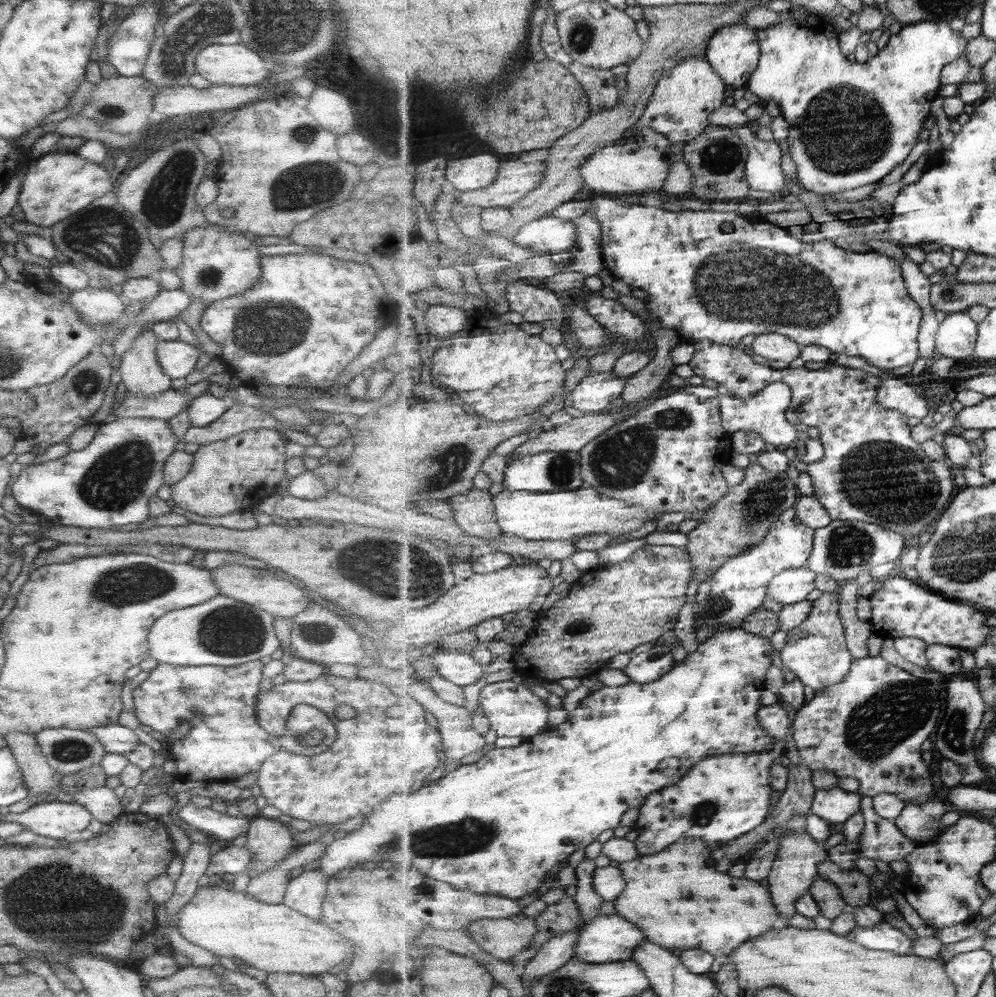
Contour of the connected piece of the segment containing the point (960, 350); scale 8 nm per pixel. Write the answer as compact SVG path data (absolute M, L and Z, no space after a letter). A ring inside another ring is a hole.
M966 312L953 313L945 318L936 337L938 356L955 362L967 362L975 353L980 325Z

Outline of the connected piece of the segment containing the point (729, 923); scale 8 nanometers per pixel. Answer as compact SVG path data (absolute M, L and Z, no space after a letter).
M683 838L663 852L641 855L631 862L619 863L628 885L614 902L615 912L637 923L645 931L646 938L659 946L669 950L701 949L717 958L729 956L742 944L765 934L777 922L781 922L780 912L773 905L767 888L745 876L737 878L713 866L709 867L708 858L712 858L712 848L705 841L701 838Z

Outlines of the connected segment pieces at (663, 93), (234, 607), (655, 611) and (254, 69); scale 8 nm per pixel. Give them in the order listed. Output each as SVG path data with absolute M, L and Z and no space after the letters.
M690 56L659 79L638 127L651 126L669 140L686 144L710 125L710 116L725 102L727 85L706 58Z
M218 594L195 606L168 610L156 618L146 636L147 654L155 659L157 665L171 666L229 666L259 660L280 648L280 642L272 627L273 621L274 618L270 614L258 608Z
M646 543L619 564L584 572L571 585L566 597L555 601L544 612L540 611L539 619L527 639L515 649L514 667L523 677L538 681L578 678L589 682L597 671L607 667L611 656L619 652L629 653L639 644L663 637L668 630L675 628L681 608L687 602L687 588L694 575L691 557L686 548Z
M208 44L194 56L194 73L211 84L255 86L271 76L259 54L237 44Z

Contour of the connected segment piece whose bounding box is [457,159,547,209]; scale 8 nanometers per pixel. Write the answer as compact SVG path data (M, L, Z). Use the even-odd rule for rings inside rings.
M519 159L503 161L491 186L462 192L457 196L457 201L484 209L511 209L544 181L546 164L546 161L523 162Z

